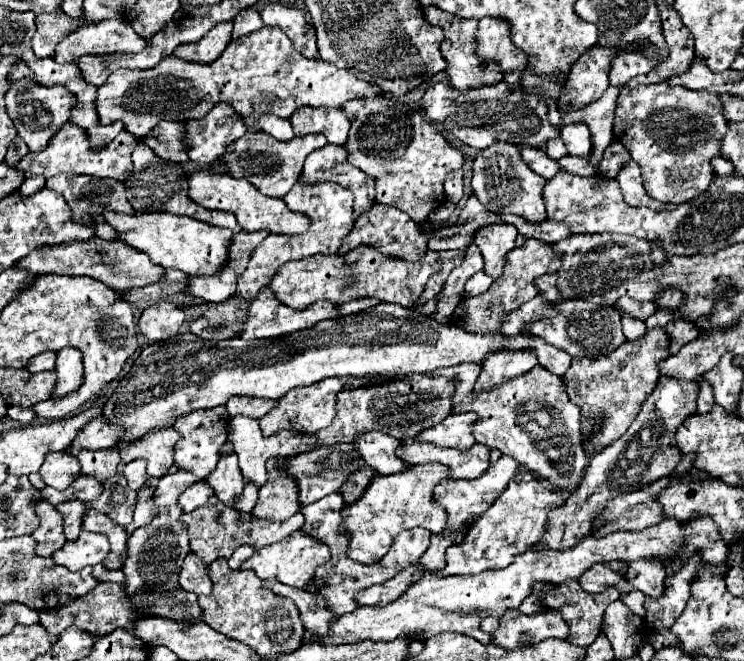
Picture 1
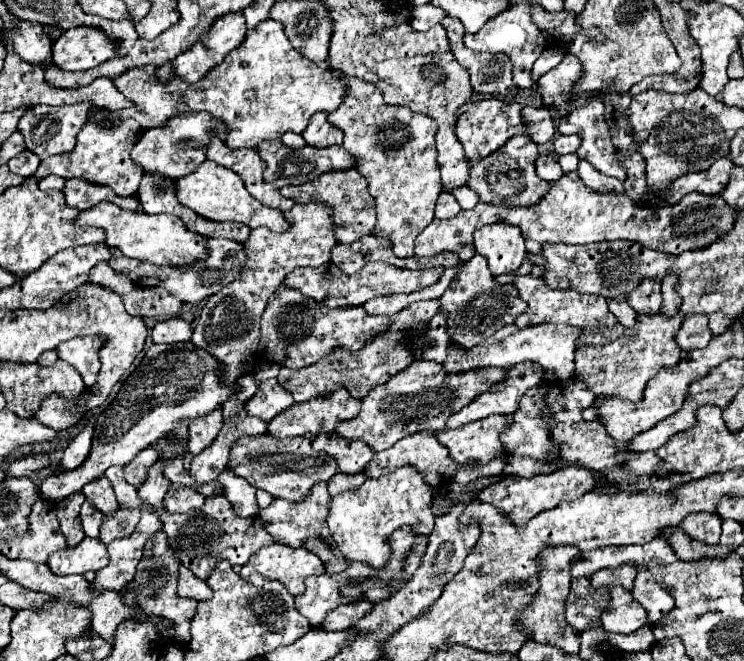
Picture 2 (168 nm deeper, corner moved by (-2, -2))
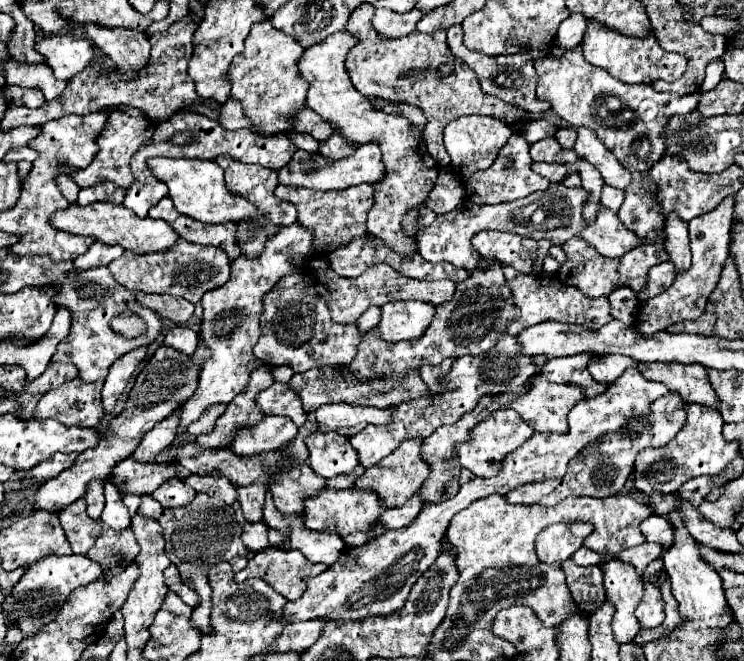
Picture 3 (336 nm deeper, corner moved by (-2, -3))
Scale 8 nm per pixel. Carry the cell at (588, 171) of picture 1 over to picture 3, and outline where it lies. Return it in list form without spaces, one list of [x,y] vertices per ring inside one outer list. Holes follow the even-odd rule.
[[[603,184],[603,190],[601,190],[601,204],[605,208],[609,208],[611,212],[619,212],[619,206],[623,204],[623,198],[625,198],[625,192],[623,190],[617,190],[617,188],[611,188],[607,184]]]

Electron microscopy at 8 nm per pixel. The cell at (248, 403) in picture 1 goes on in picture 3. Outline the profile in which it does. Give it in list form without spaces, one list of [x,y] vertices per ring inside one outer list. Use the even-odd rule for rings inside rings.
[[[275,382],[267,390],[259,392],[257,406],[265,416],[287,416],[297,426],[303,426],[307,420],[307,414],[301,408],[301,398],[287,384]]]

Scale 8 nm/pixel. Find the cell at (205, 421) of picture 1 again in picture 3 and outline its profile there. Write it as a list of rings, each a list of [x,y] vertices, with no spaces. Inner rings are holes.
[[[215,404],[209,406],[207,412],[203,412],[203,416],[199,416],[199,420],[195,420],[195,424],[191,424],[191,428],[187,428],[187,432],[191,436],[199,436],[199,434],[209,434],[215,428],[215,420],[223,414],[225,404]]]

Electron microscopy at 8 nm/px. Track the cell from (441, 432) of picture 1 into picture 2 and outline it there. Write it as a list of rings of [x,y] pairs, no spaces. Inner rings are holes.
[[[489,415],[453,431],[439,431],[437,439],[449,449],[449,455],[463,463],[487,465],[491,459],[505,455],[499,431],[511,423],[511,415]]]

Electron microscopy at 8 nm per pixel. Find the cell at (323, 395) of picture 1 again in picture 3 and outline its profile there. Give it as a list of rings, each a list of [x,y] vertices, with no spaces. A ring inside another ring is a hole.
[[[325,404],[313,414],[321,432],[337,432],[341,436],[353,436],[367,424],[391,422],[391,412],[357,404]]]

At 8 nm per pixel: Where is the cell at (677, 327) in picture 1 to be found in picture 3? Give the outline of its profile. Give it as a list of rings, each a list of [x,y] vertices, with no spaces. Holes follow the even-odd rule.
[[[701,314],[697,320],[689,320],[689,322],[679,322],[673,324],[671,328],[667,328],[671,334],[703,334],[703,336],[711,336],[713,334],[713,324],[715,324],[715,314]]]

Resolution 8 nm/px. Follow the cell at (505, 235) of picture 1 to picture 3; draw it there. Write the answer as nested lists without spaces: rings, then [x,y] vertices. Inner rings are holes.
[[[483,230],[472,238],[472,245],[483,258],[493,258],[521,274],[533,274],[531,266],[537,252],[537,242],[518,234]]]

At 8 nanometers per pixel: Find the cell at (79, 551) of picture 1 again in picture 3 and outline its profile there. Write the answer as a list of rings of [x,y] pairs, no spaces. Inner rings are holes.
[[[45,556],[43,560],[31,564],[27,574],[19,580],[19,584],[13,588],[9,598],[5,598],[5,606],[9,612],[9,622],[19,622],[19,628],[23,630],[23,636],[31,636],[31,632],[37,632],[39,626],[43,626],[47,620],[53,620],[55,608],[63,604],[63,600],[75,590],[77,586],[85,586],[89,582],[95,582],[101,578],[103,568],[89,560],[87,556]],[[45,606],[45,608],[43,608]]]

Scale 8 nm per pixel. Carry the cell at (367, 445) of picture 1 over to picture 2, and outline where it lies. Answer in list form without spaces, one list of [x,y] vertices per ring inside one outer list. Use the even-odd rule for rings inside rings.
[[[335,433],[317,435],[313,439],[311,447],[315,451],[323,451],[323,453],[331,455],[337,461],[339,471],[347,473],[347,475],[365,471],[367,463],[373,457],[373,451],[369,449],[367,443],[363,443],[359,439],[357,441],[349,441],[349,439],[343,439],[339,435],[335,435]]]

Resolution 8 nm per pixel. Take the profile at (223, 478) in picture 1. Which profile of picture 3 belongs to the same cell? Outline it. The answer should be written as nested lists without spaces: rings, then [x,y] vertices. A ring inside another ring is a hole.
[[[251,484],[251,488],[237,488],[237,498],[247,522],[261,522],[265,490],[267,488],[259,488],[259,484]]]

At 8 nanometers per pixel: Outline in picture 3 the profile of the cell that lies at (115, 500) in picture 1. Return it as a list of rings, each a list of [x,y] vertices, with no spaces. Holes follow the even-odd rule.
[[[131,528],[125,530],[105,530],[95,546],[87,552],[87,558],[99,562],[103,566],[103,574],[111,576],[119,564],[127,564],[135,560],[139,554],[139,544],[131,532]]]

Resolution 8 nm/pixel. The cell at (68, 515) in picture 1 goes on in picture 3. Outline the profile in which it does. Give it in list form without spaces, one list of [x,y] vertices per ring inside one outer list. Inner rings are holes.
[[[79,498],[63,508],[59,512],[59,520],[73,554],[87,554],[101,534],[101,520],[91,520],[85,514],[85,498]]]

